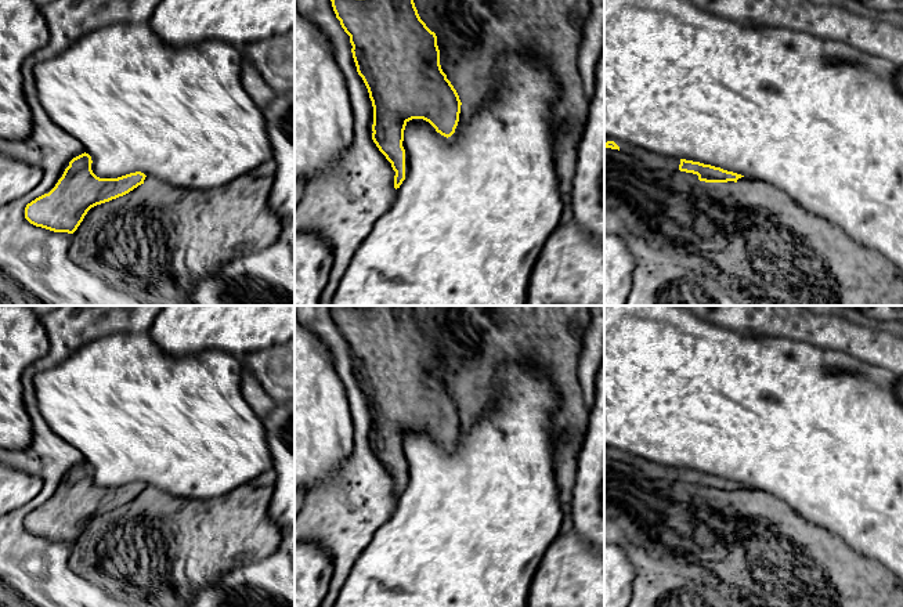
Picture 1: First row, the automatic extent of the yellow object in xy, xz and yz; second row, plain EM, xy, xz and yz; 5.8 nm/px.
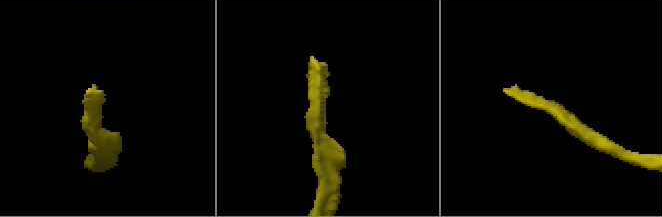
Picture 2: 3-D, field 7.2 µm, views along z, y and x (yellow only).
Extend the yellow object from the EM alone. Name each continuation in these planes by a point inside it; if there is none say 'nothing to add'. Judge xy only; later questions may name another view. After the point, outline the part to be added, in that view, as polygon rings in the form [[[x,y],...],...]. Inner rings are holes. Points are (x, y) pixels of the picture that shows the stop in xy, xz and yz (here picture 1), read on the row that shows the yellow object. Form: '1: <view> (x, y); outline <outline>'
nothing to add

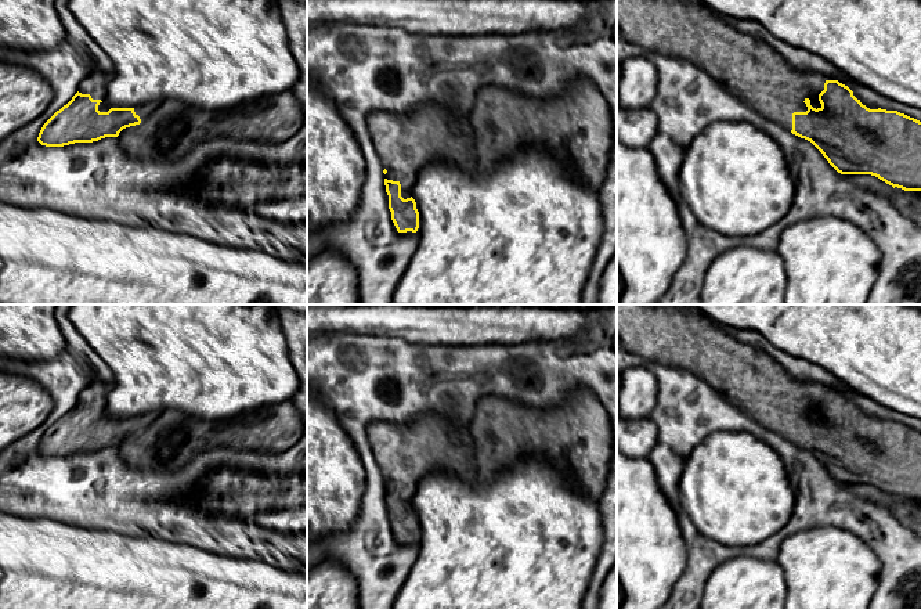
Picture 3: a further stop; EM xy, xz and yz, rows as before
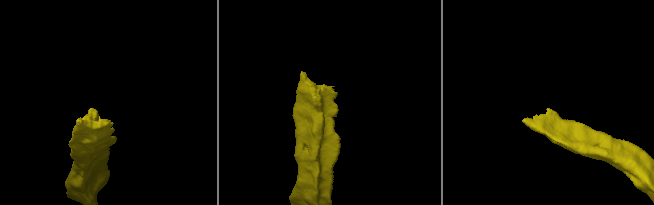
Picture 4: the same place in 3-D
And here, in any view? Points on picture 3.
1: xy (96, 83); outline [[[93,72],[83,79],[79,86],[79,93],[90,94],[93,100],[100,100],[98,111],[108,112],[111,107],[105,101],[106,86],[112,79],[112,73],[108,72]]]

